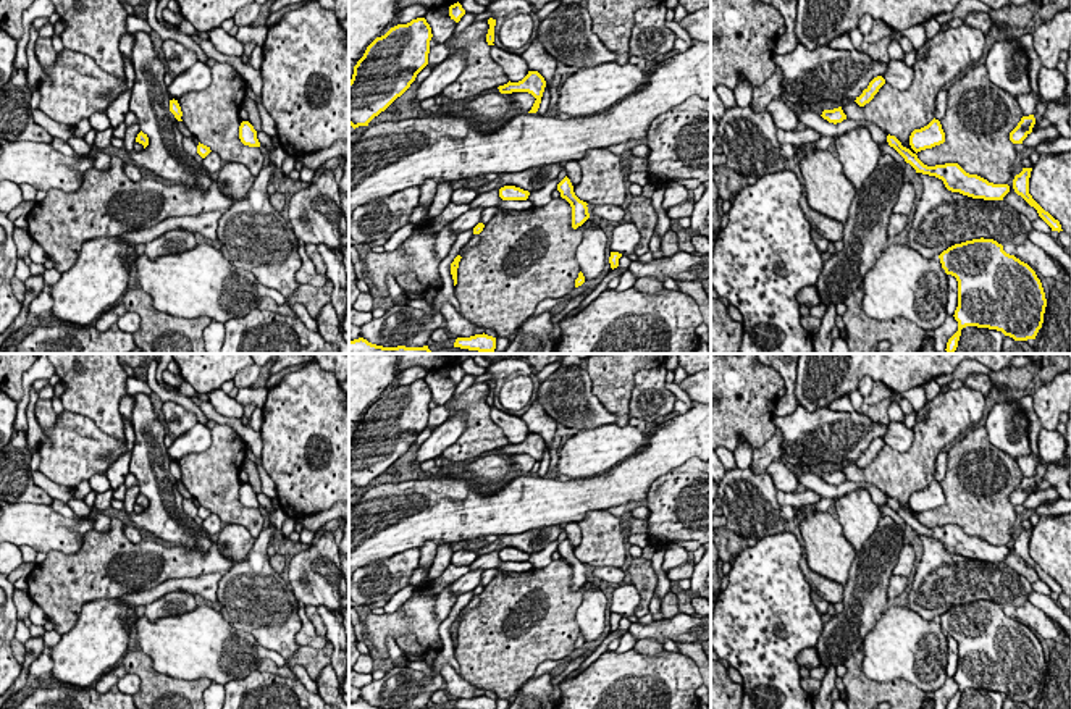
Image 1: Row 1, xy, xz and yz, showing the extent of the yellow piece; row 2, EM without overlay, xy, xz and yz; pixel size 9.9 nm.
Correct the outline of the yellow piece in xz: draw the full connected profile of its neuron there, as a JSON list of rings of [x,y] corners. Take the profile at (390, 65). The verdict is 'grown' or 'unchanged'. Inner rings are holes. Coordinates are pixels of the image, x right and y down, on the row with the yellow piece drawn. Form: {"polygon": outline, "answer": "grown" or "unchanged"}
{"polygon": [[[425,18],[391,27],[376,37],[354,66],[349,81],[349,124],[355,129],[384,111],[428,65],[431,27]]], "answer": "unchanged"}

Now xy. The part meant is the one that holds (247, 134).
{"polygon": [[[242,121],[239,126],[239,139],[244,145],[249,147],[260,147],[260,142],[257,139],[257,131],[249,121]]], "answer": "unchanged"}

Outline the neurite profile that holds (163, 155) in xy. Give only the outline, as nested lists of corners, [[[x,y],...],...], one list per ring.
[[[139,31],[132,37],[131,61],[136,79],[129,111],[137,116],[137,124],[149,137],[149,145],[141,152],[132,150],[128,160],[174,184],[207,191],[212,178],[204,165],[183,149],[178,120],[170,111],[171,97],[165,84],[166,66],[160,61],[147,32]]]

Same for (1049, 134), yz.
[[[1055,126],[1035,129],[1023,141],[1024,147],[1035,149],[1039,144],[1053,144],[1060,136]]]

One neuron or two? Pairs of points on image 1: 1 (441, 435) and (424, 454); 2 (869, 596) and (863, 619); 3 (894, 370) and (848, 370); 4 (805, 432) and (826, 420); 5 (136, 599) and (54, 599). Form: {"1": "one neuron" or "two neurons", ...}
{"1": "one neuron", "2": "one neuron", "3": "one neuron", "4": "one neuron", "5": "two neurons"}

